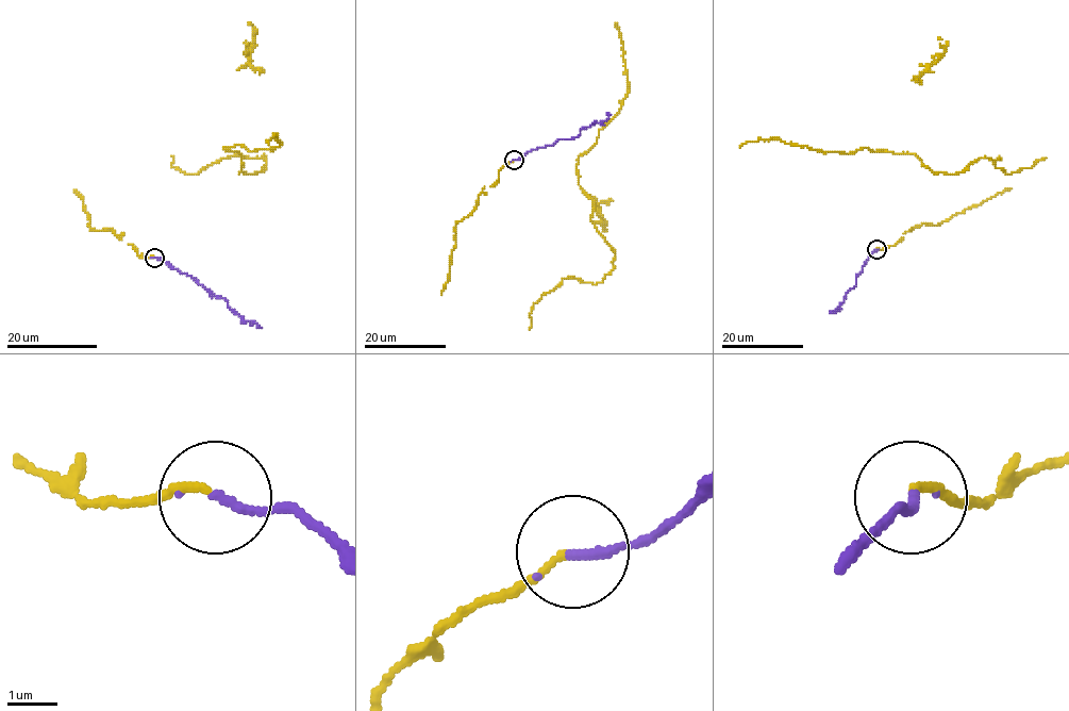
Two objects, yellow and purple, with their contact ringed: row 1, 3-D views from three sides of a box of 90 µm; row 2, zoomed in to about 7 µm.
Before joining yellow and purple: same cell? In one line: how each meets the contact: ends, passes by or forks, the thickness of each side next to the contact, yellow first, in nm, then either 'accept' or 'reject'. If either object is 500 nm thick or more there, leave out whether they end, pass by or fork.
yellow ends | purple ends | 140/180 nm | accept

